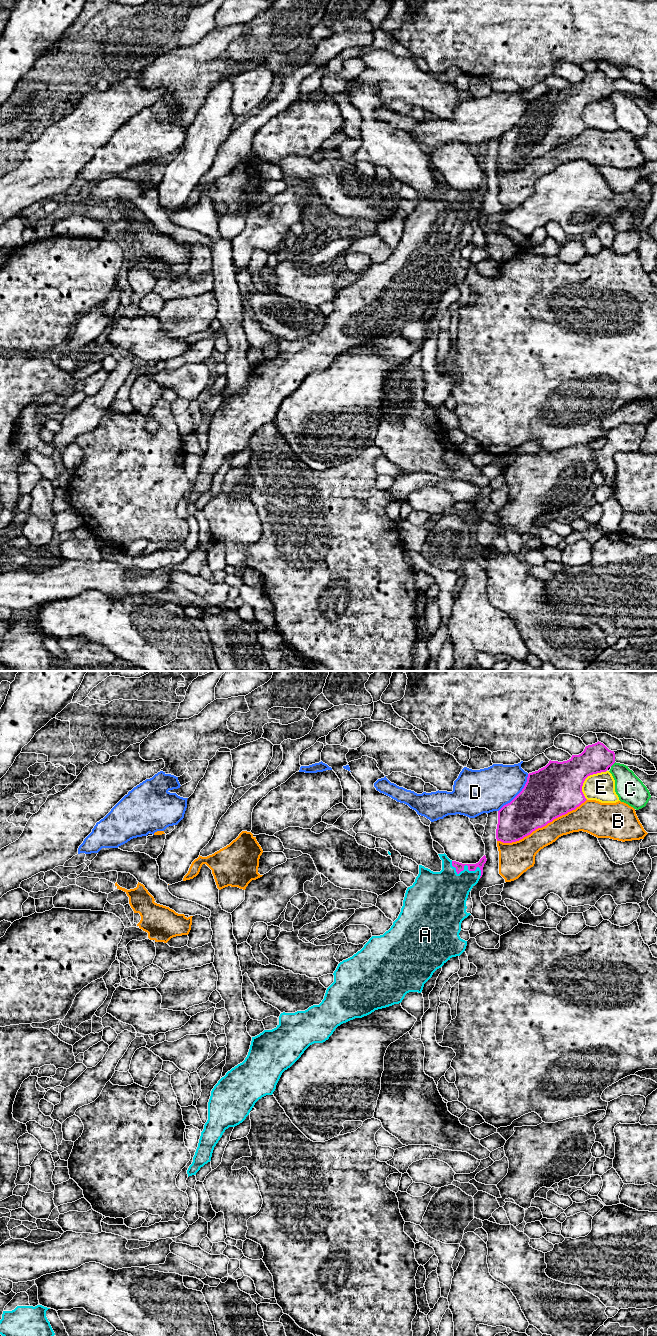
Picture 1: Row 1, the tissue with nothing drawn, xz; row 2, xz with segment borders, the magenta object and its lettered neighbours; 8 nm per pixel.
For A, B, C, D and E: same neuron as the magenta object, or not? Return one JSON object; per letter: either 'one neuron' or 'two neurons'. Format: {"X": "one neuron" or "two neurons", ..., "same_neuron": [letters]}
{"A": "one neuron", "B": "two neurons", "C": "two neurons", "D": "two neurons", "E": "two neurons", "same_neuron": ["A"]}

